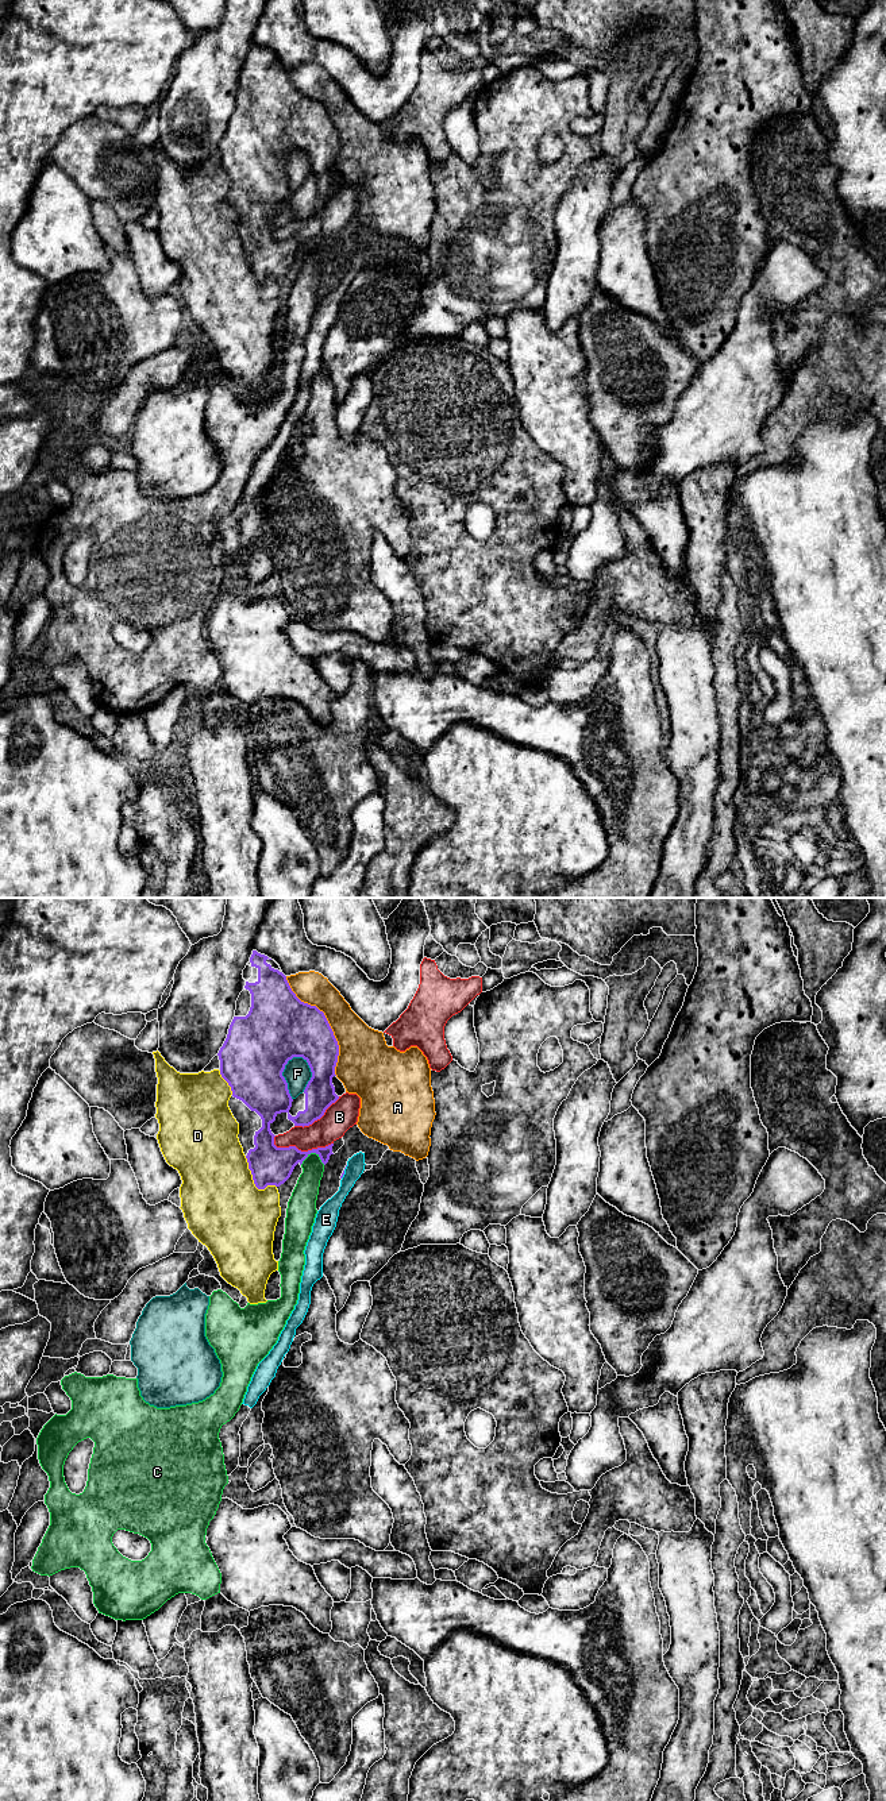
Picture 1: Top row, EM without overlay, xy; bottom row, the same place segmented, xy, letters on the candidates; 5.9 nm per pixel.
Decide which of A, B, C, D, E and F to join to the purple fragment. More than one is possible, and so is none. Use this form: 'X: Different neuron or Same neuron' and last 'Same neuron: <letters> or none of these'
A: Different neuron
B: Different neuron
C: Different neuron
D: Different neuron
E: Different neuron
F: Different neuron
Same neuron: none of these

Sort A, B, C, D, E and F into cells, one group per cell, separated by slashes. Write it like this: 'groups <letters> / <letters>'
groups A / B / C / D / E / F

